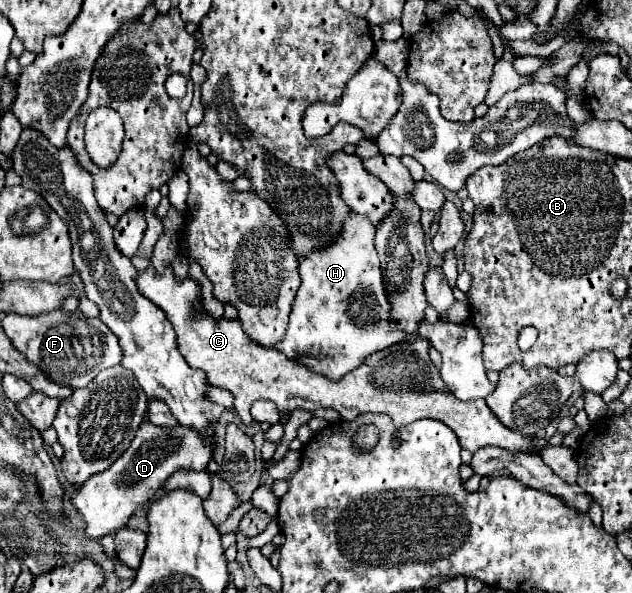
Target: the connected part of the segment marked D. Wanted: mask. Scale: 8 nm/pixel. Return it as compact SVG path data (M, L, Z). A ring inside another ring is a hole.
M151 422L139 426L131 446L115 460L105 472L91 476L83 482L71 496L73 506L83 514L89 538L101 538L105 534L117 532L129 520L129 516L147 500L155 496L165 478L169 478L177 468L203 470L211 462L211 450L205 446L203 438L195 430L185 430L177 426L175 430L163 430Z

